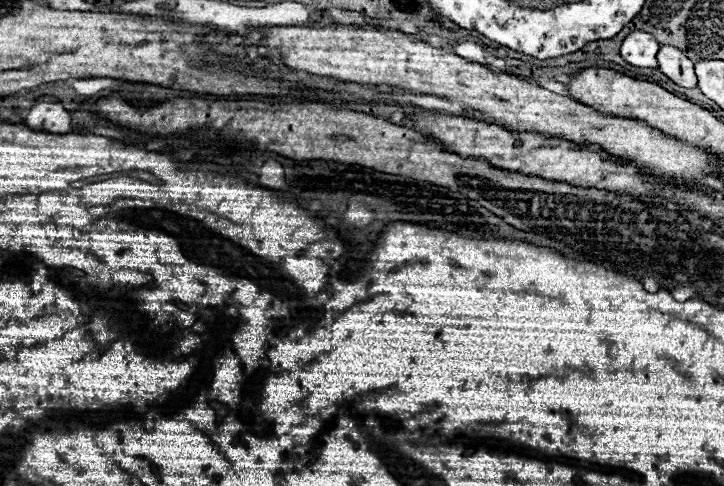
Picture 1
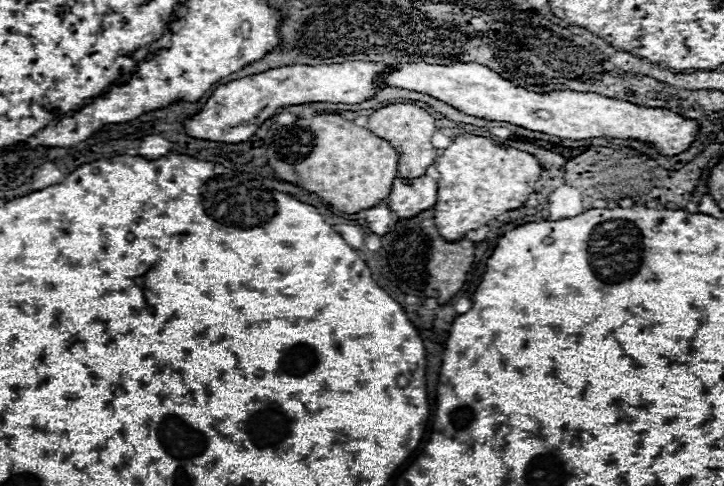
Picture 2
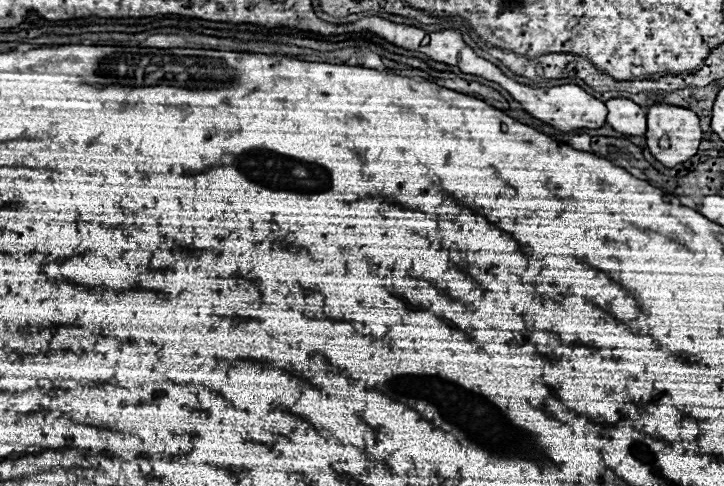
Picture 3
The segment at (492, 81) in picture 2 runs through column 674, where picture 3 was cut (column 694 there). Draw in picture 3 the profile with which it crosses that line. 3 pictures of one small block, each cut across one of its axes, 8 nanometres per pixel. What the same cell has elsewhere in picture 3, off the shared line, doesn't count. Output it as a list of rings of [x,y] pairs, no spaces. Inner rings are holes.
[[[654,104],[654,106],[648,108],[646,144],[648,144],[650,152],[656,156],[656,160],[660,160],[666,168],[674,168],[676,164],[682,164],[682,162],[690,160],[698,152],[700,138],[702,138],[700,120],[698,120],[698,116],[692,110],[680,108],[680,106],[670,106],[670,104]],[[662,136],[668,136],[668,140],[670,140],[670,148],[666,148],[666,150],[662,150],[658,146],[658,140]]]

